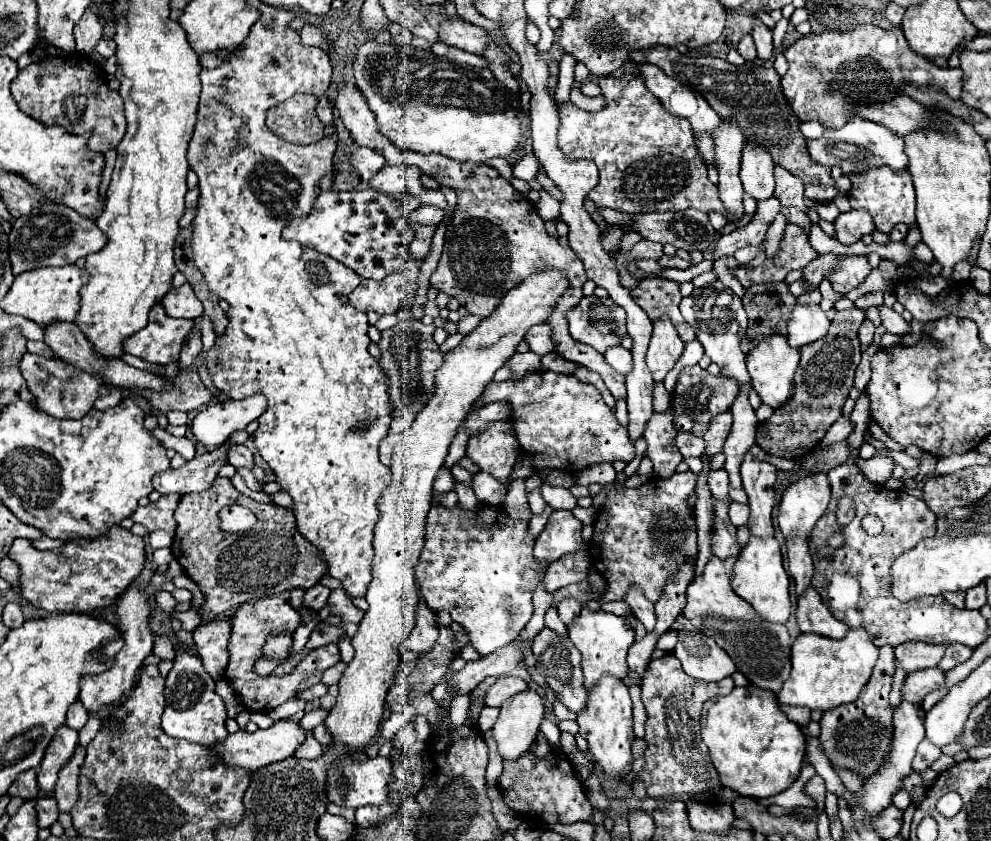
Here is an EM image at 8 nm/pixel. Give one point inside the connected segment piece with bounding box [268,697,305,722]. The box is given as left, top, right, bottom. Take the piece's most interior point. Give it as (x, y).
(292, 706)

